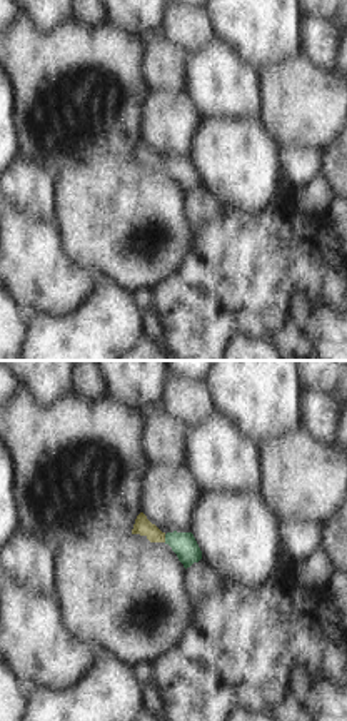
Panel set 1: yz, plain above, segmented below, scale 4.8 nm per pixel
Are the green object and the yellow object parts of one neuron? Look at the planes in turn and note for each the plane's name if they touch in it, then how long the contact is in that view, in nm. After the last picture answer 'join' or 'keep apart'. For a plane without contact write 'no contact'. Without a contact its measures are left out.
meets green in yz; contact 40 nm long

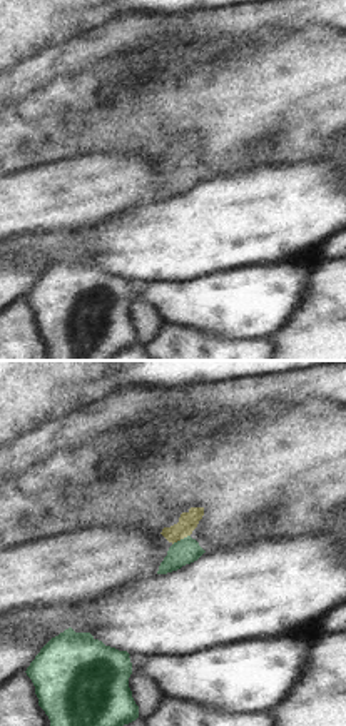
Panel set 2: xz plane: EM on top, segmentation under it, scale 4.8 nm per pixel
meets green in xz; contact 100 nm long

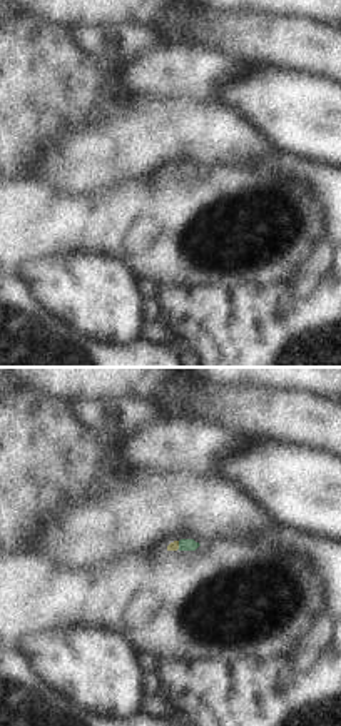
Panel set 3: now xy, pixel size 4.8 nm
meets green in xy; contact 40 nm long

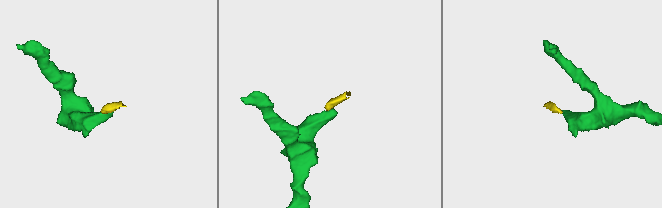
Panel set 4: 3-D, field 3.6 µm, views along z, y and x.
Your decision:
join

